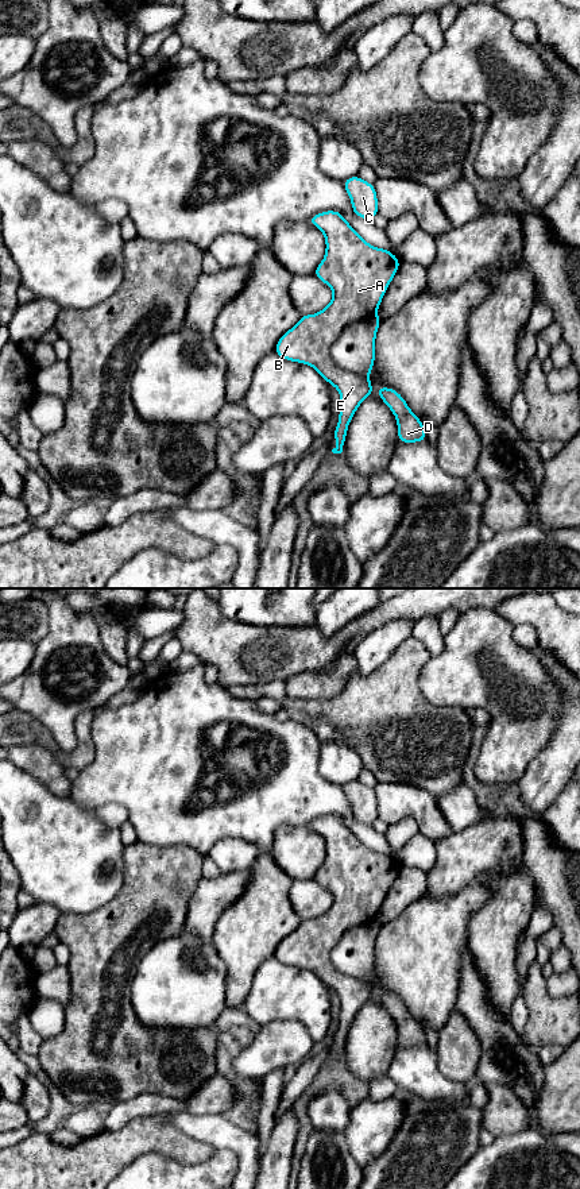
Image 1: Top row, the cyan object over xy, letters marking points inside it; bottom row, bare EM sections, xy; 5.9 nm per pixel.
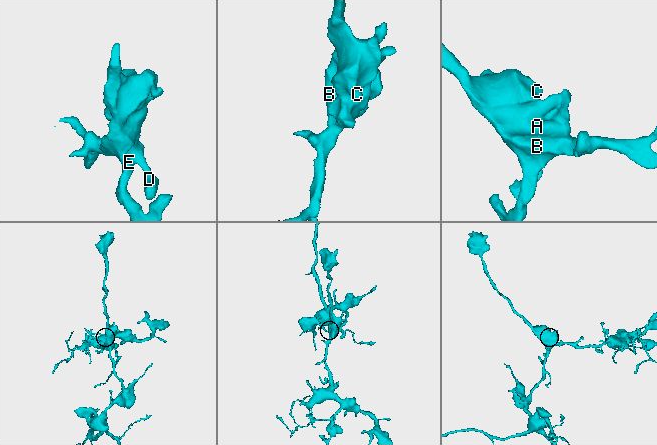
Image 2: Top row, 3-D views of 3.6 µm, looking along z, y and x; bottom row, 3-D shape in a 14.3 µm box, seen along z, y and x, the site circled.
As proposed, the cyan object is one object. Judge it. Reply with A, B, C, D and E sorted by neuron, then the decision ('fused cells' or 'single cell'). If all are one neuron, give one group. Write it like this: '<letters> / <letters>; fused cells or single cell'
A B C E / D; fused cells

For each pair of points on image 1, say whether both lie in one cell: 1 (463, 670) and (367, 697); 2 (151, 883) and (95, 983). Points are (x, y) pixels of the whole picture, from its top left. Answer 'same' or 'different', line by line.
1: different
2: same

